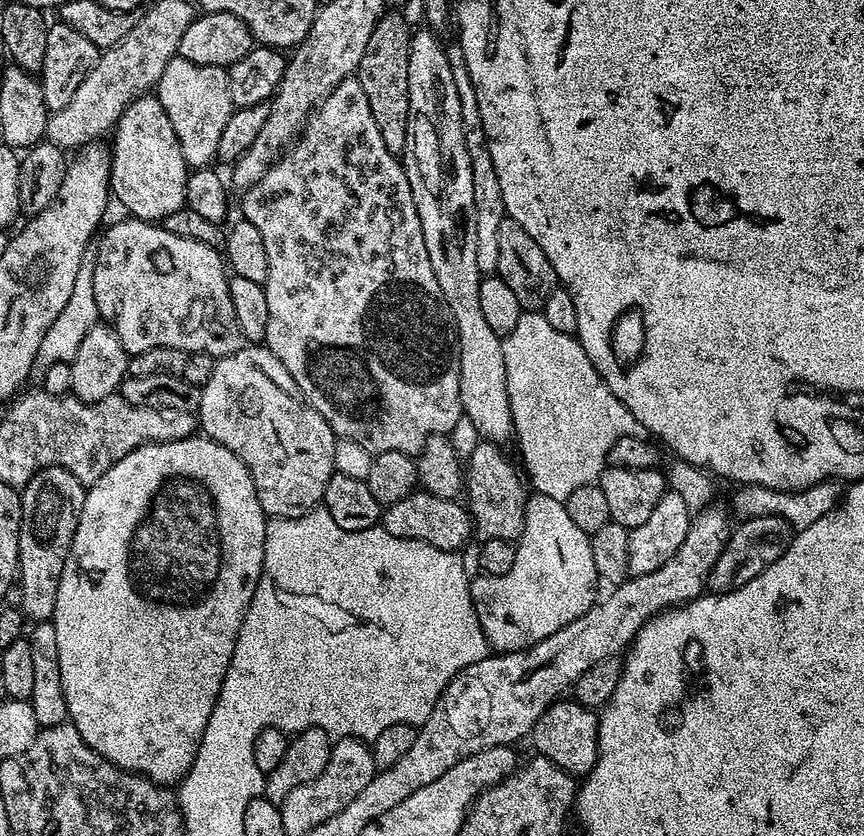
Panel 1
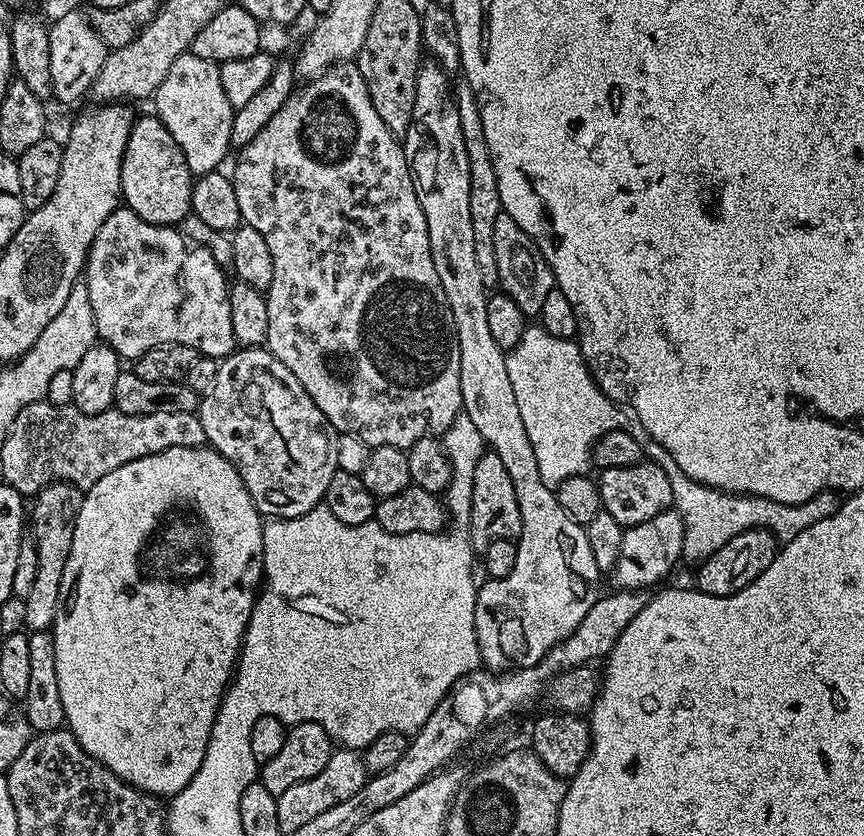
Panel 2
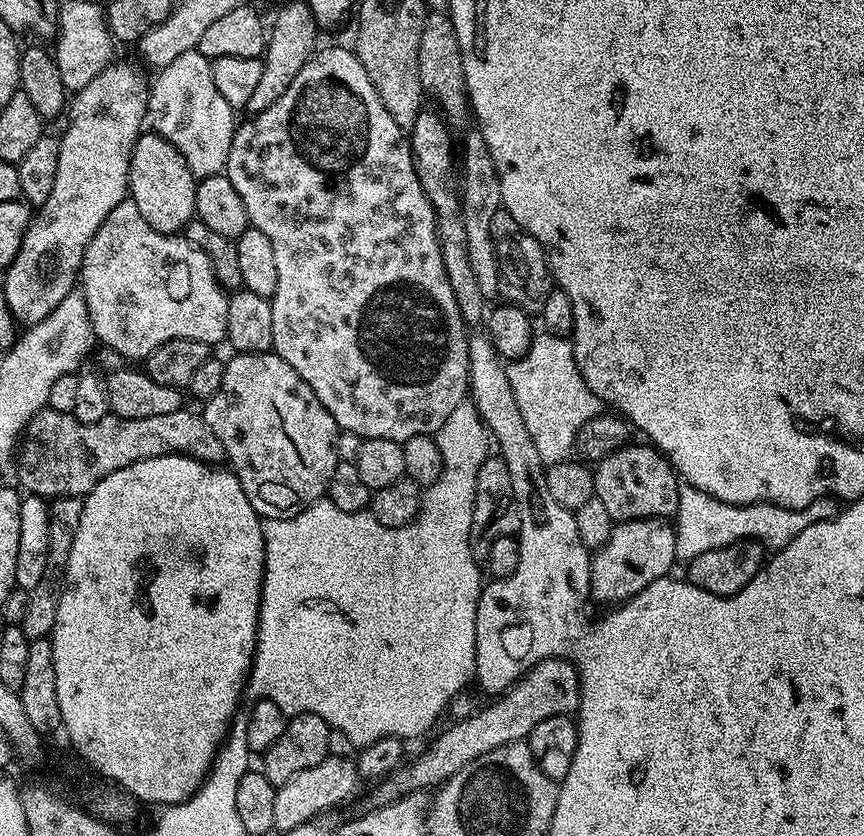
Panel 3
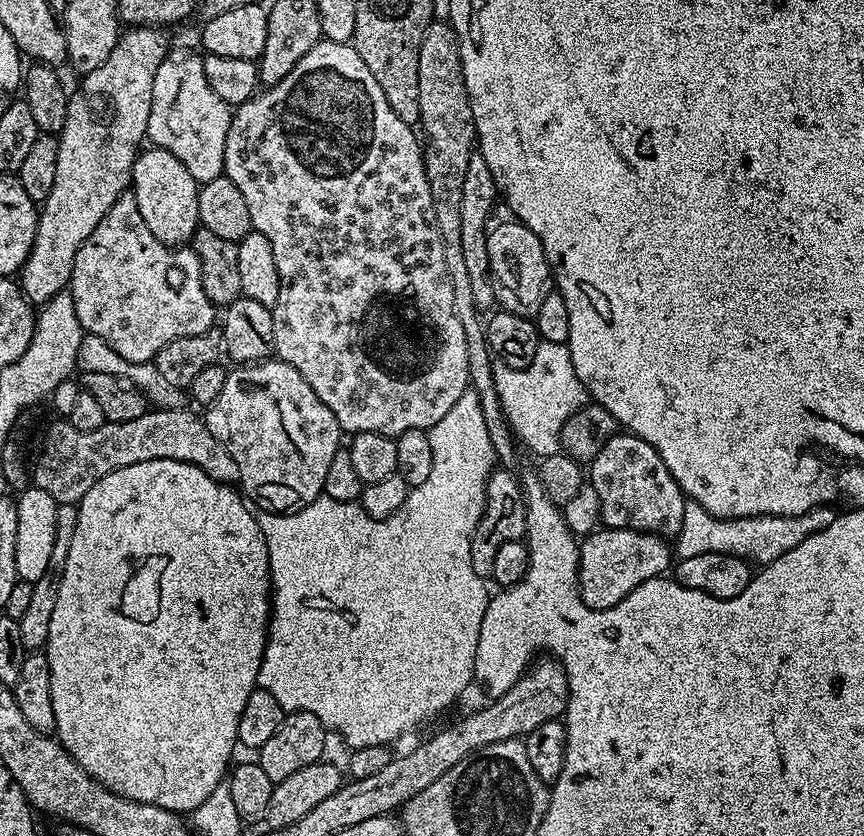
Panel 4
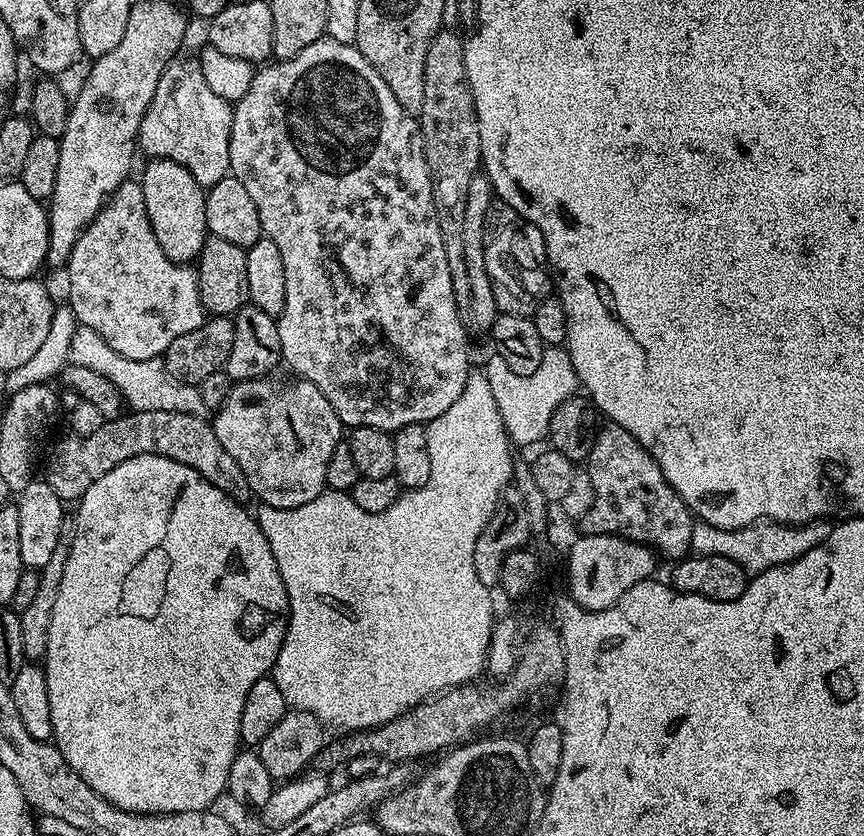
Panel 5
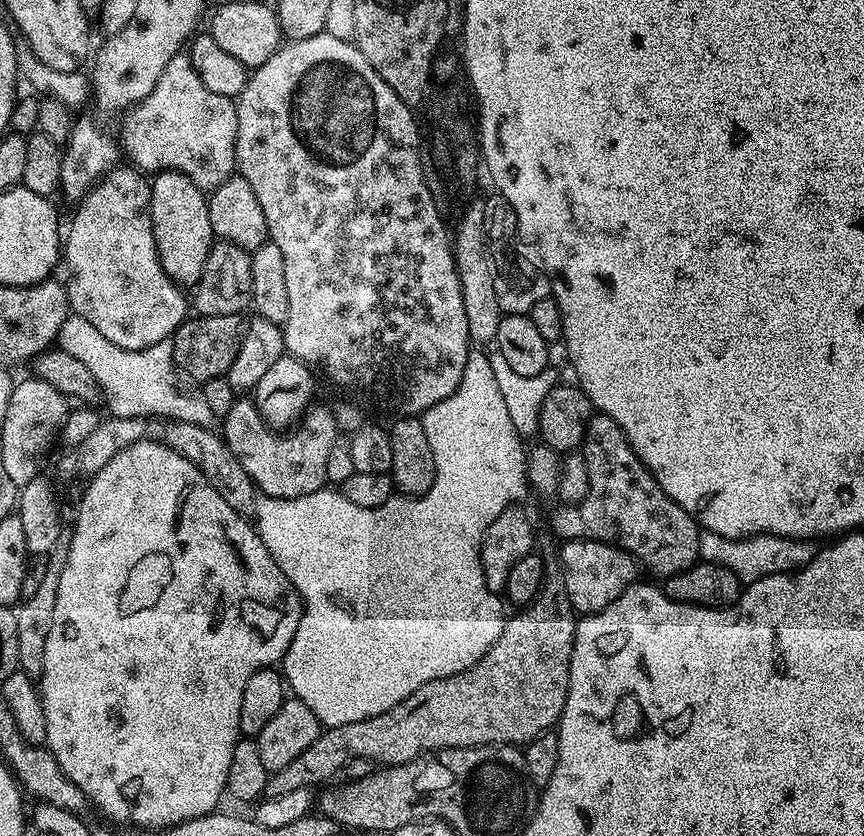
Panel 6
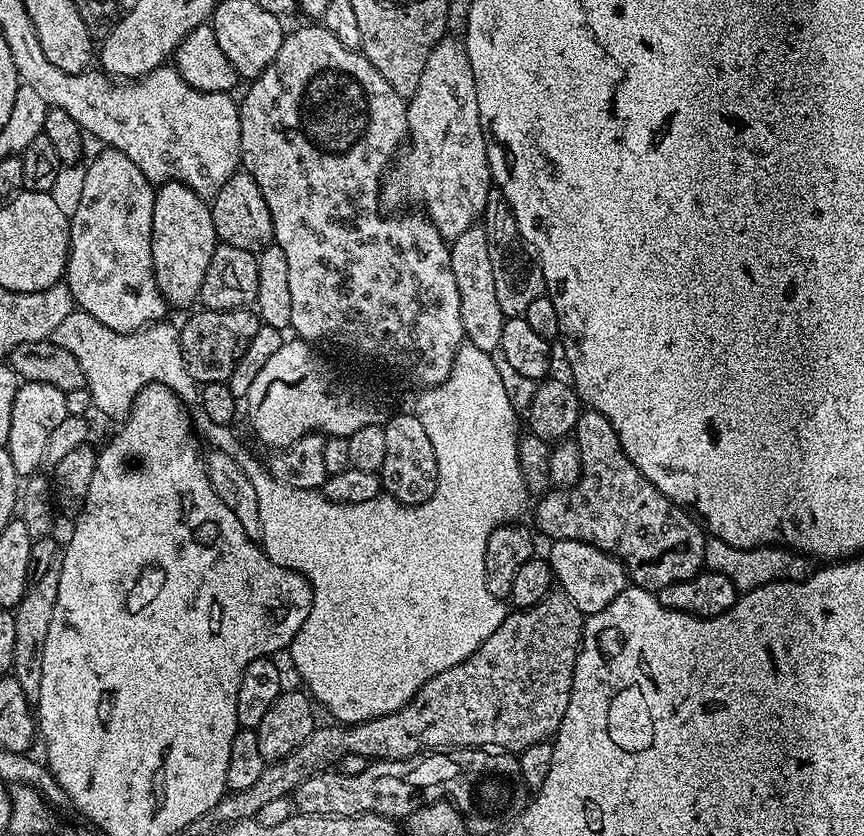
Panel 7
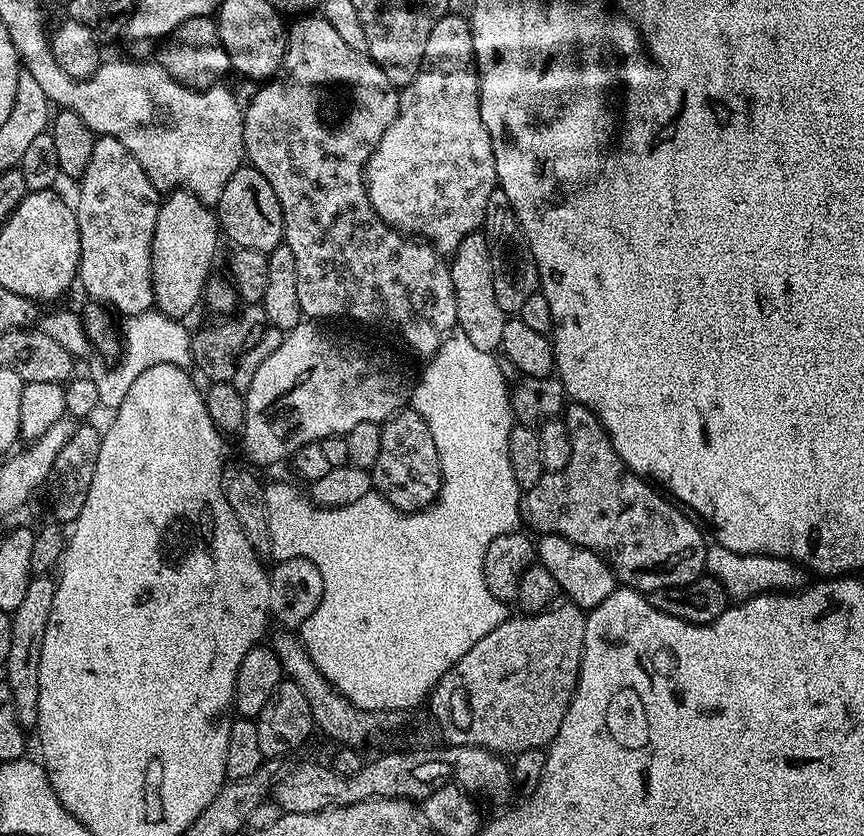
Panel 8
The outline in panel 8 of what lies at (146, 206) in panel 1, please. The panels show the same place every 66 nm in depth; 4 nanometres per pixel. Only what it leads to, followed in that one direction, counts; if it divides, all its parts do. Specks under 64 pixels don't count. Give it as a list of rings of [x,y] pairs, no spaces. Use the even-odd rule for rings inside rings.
[[[177,190],[167,193],[158,210],[158,222],[154,222],[152,239],[152,302],[155,311],[173,318],[184,318],[187,312],[195,310],[196,303],[201,303],[204,295],[204,285],[213,275],[212,259],[216,256],[216,243],[219,240],[222,240],[222,233],[215,211],[209,205],[189,192]]]

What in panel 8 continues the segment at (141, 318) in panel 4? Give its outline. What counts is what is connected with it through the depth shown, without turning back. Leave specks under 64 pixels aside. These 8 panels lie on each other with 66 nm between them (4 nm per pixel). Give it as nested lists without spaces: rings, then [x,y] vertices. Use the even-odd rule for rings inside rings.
[[[97,136],[90,154],[90,166],[79,177],[80,193],[74,199],[78,242],[80,243],[79,287],[84,287],[89,301],[104,305],[113,313],[121,312],[124,318],[149,311],[152,302],[152,239],[154,222],[158,222],[158,210],[162,203],[161,193],[146,178],[146,170],[138,166],[138,158],[113,136]]]

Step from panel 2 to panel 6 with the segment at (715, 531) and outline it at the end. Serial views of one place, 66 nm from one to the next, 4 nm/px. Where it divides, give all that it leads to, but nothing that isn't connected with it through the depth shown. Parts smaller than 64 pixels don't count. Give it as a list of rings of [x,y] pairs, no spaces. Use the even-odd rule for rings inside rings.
[[[701,531],[700,534],[700,560],[726,566],[726,570],[734,570],[734,574],[738,574],[744,582],[766,578],[770,574],[796,572],[799,568],[806,567],[815,558],[817,551],[817,545],[811,540],[775,536],[769,532],[761,532],[758,536],[744,536],[741,540],[726,538],[713,532]]]

